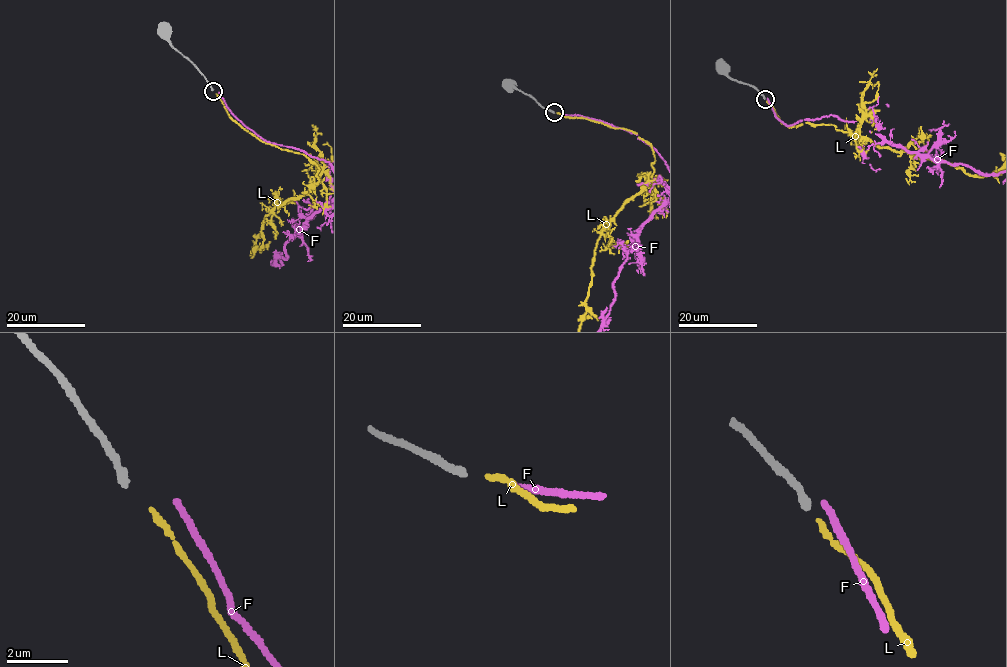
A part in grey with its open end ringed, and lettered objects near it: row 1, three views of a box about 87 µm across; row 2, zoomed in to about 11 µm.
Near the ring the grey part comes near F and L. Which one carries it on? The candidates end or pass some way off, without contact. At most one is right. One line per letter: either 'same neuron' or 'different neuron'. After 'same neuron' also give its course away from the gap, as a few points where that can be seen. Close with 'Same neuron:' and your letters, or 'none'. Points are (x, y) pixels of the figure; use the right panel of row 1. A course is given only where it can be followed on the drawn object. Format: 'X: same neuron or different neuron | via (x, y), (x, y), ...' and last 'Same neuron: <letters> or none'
F: different neuron
L: same neuron
Same neuron: L

